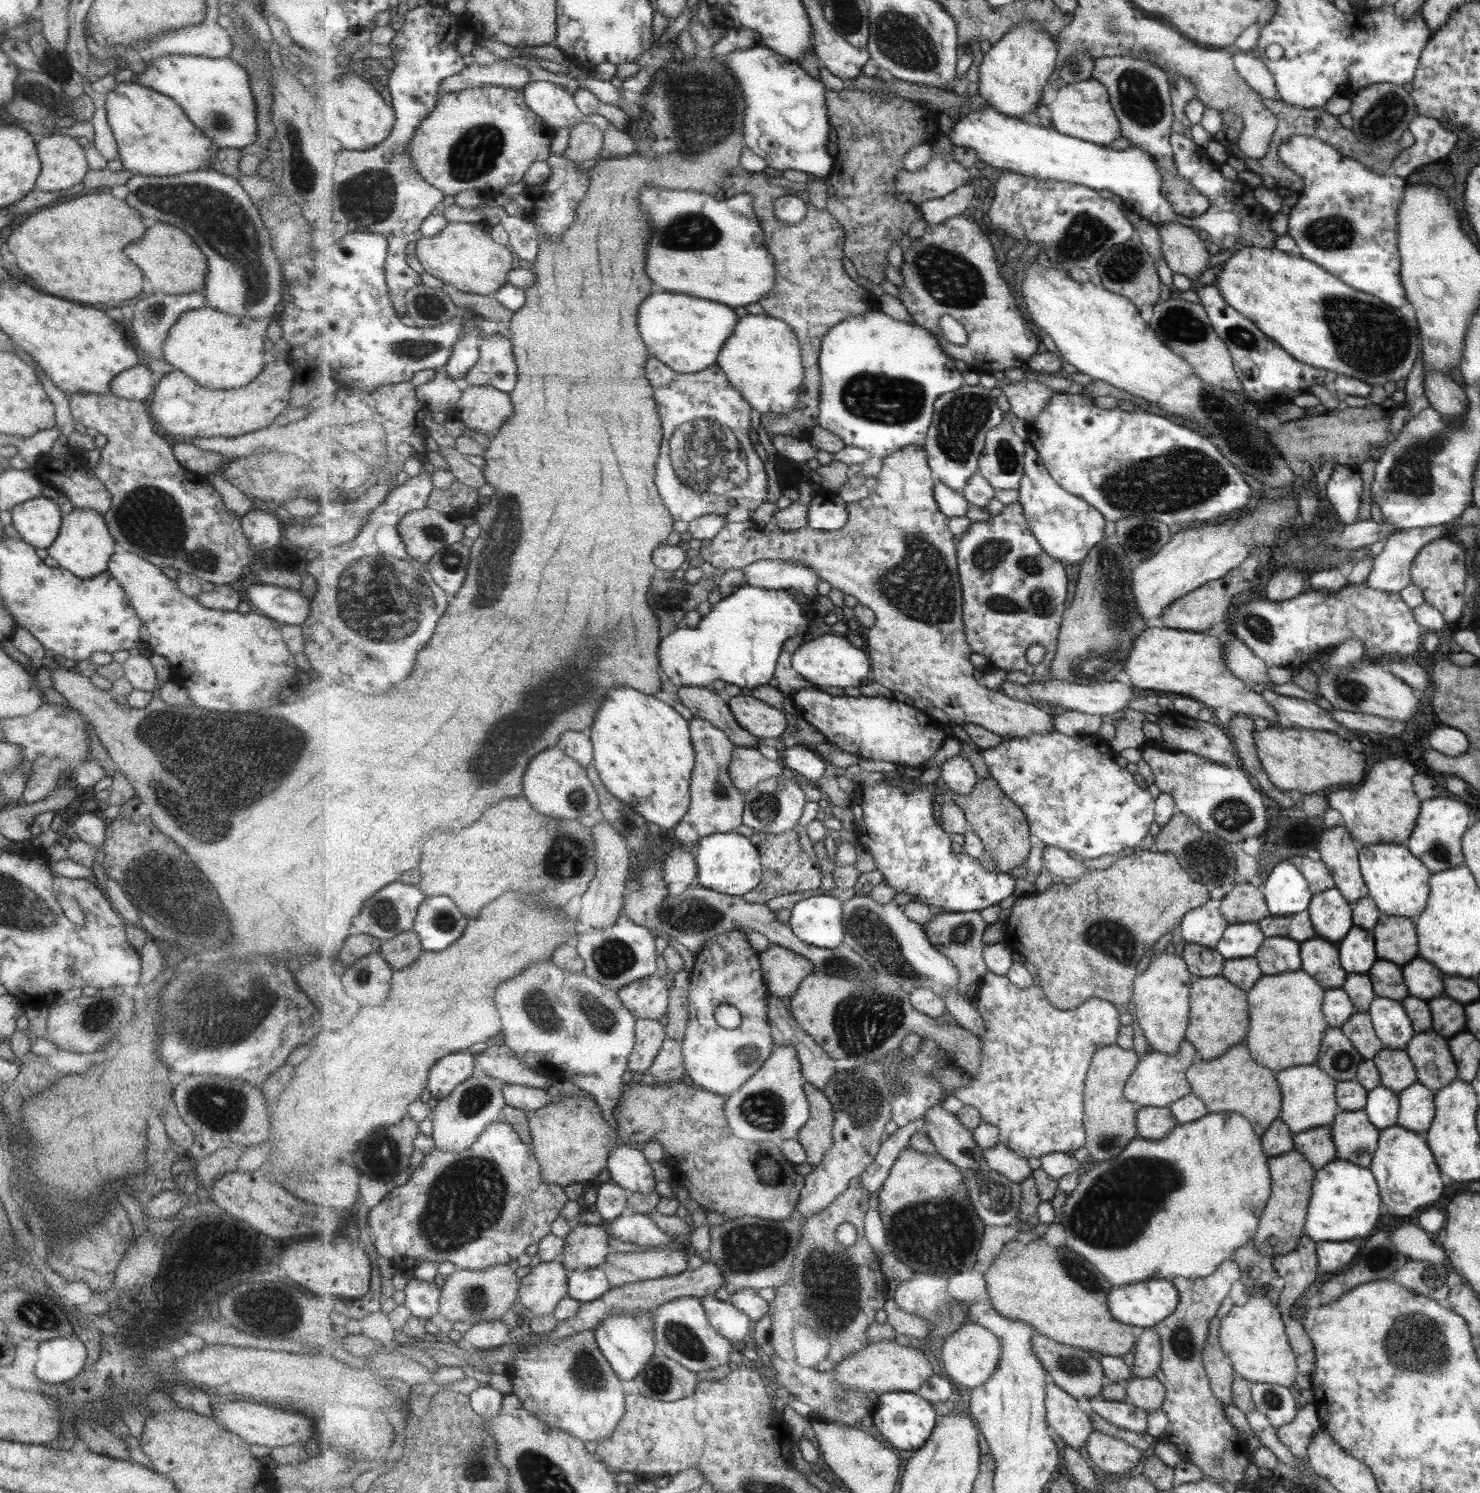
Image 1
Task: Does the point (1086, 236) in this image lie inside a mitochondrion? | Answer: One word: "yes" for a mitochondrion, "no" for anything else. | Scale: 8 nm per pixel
yes

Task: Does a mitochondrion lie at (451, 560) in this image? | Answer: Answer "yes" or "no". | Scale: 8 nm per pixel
yes

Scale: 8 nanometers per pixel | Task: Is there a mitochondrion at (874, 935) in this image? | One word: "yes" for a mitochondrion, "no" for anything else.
yes

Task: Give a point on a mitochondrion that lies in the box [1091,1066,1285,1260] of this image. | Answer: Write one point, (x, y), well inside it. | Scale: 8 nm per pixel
(1107, 1141)

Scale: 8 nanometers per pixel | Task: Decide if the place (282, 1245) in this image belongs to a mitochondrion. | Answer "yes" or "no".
no

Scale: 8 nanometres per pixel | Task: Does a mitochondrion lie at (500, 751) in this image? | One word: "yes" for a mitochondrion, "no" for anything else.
yes

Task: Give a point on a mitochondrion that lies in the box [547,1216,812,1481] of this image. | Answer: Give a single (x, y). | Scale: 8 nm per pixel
(746, 1248)

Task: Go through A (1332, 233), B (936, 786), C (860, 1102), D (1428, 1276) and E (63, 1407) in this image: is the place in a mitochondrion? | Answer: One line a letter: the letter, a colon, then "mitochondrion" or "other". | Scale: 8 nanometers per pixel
A: mitochondrion
B: other
C: mitochondrion
D: mitochondrion
E: other

